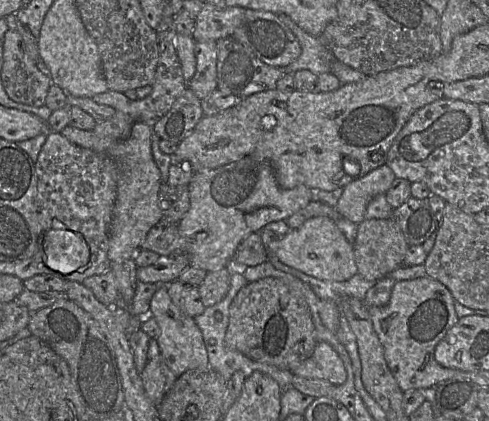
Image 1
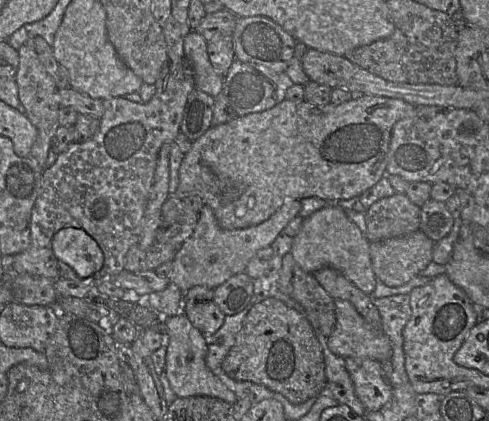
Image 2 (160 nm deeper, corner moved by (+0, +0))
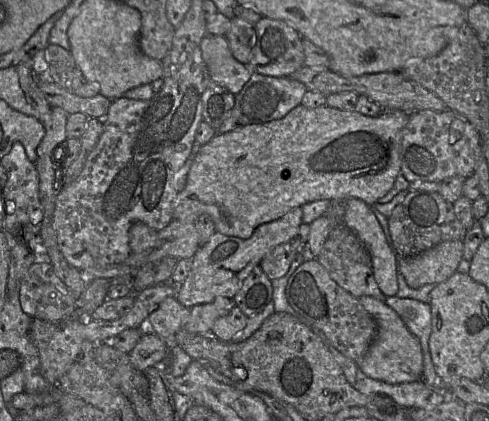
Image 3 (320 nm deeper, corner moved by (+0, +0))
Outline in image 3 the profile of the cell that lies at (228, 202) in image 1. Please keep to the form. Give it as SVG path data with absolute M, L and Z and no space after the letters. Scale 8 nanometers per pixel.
M295 207L278 220L257 227L248 239L226 236L216 231L192 257L192 268L185 281L178 285L177 300L190 309L198 304L213 302L217 297L232 299L250 272L272 249L296 237L303 223L302 217L302 207Z

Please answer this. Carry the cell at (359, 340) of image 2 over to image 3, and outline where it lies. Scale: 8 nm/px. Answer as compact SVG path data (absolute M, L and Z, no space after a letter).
M371 296L359 298L363 307L377 323L377 332L369 350L358 363L368 377L390 384L401 384L422 380L424 358L420 340L408 329L399 314L385 301Z

